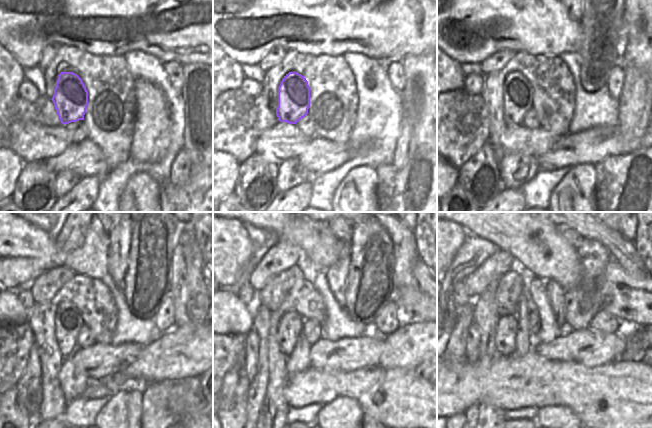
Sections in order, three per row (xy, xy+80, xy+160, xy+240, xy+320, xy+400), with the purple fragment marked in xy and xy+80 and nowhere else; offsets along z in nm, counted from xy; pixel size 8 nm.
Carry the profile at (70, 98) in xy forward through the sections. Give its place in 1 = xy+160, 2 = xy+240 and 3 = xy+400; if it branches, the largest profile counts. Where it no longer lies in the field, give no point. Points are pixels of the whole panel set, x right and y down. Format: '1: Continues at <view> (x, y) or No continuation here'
1: Continues at xy+160 (517, 97)
2: Continues at xy+240 (67, 322)
3: Continues at xy+400 (505, 339).

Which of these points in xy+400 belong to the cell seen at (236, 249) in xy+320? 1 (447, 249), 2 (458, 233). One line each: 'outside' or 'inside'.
1: inside
2: inside

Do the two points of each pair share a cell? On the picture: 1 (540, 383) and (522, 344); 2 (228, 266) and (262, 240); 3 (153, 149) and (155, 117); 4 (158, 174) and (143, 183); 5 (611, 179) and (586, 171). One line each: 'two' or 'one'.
1: two
2: two
3: one
4: two
5: two

